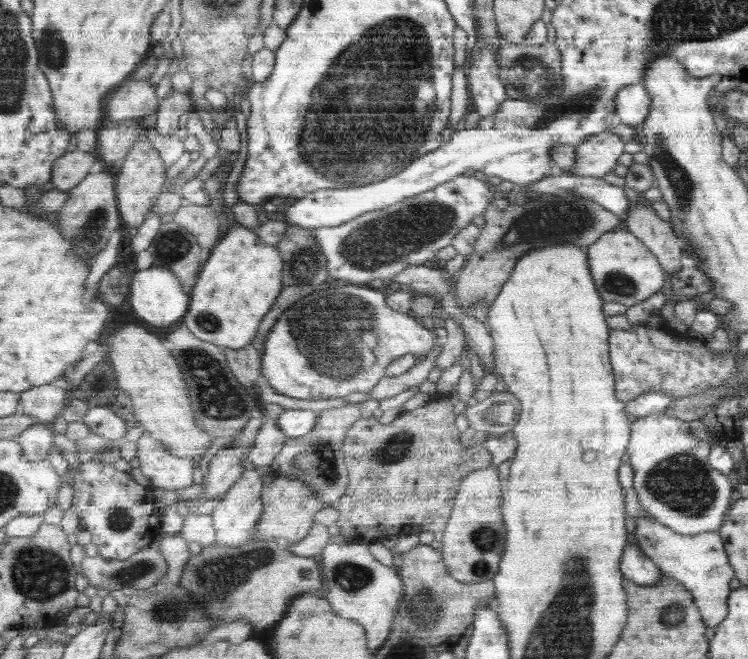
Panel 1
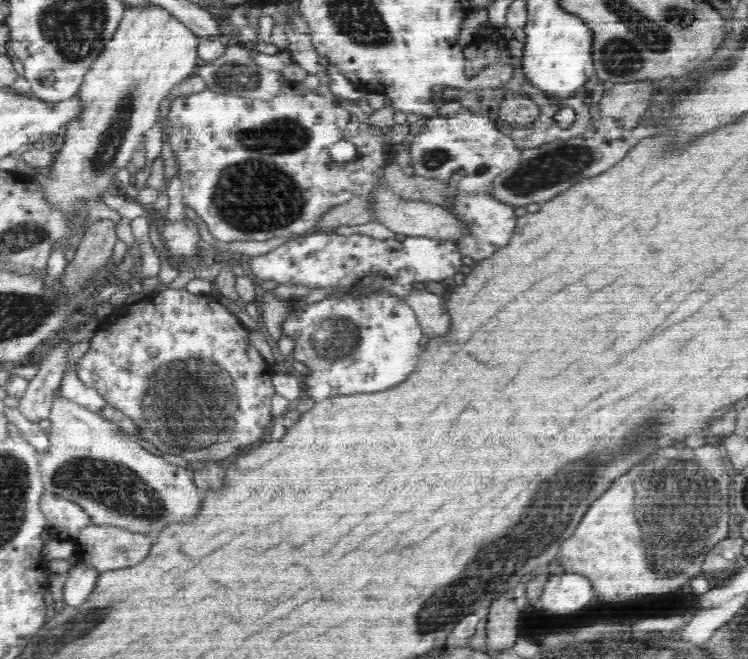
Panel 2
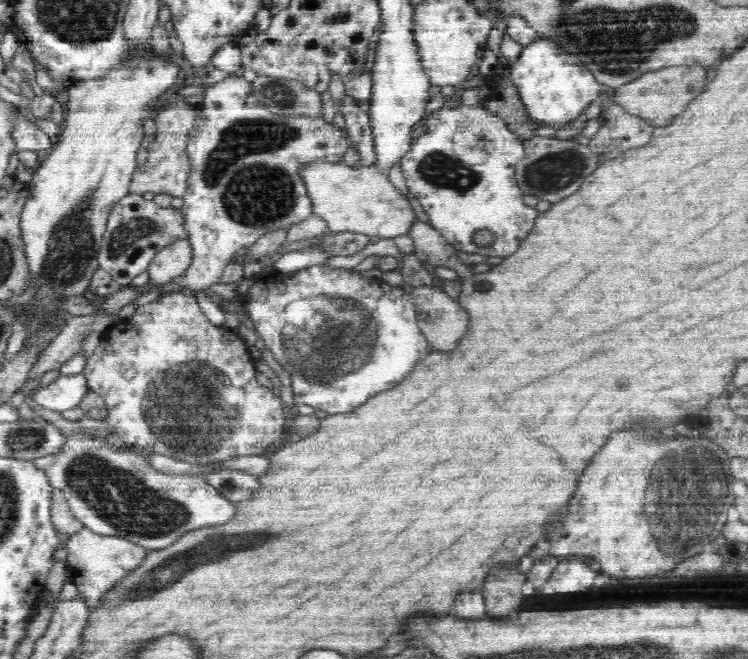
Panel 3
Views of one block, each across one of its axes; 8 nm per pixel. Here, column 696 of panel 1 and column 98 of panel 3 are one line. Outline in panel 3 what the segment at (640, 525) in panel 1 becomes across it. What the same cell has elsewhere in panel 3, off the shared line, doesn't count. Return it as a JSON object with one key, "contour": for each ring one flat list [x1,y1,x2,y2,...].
{"contour":[[82,527,80,532,70,535,68,542,64,543,67,549,68,578,78,589,79,596,85,601,89,611,94,611,102,605,102,598,118,580,124,580,134,568,138,568,148,554,147,548,134,544,122,536,102,536,93,530]]}

